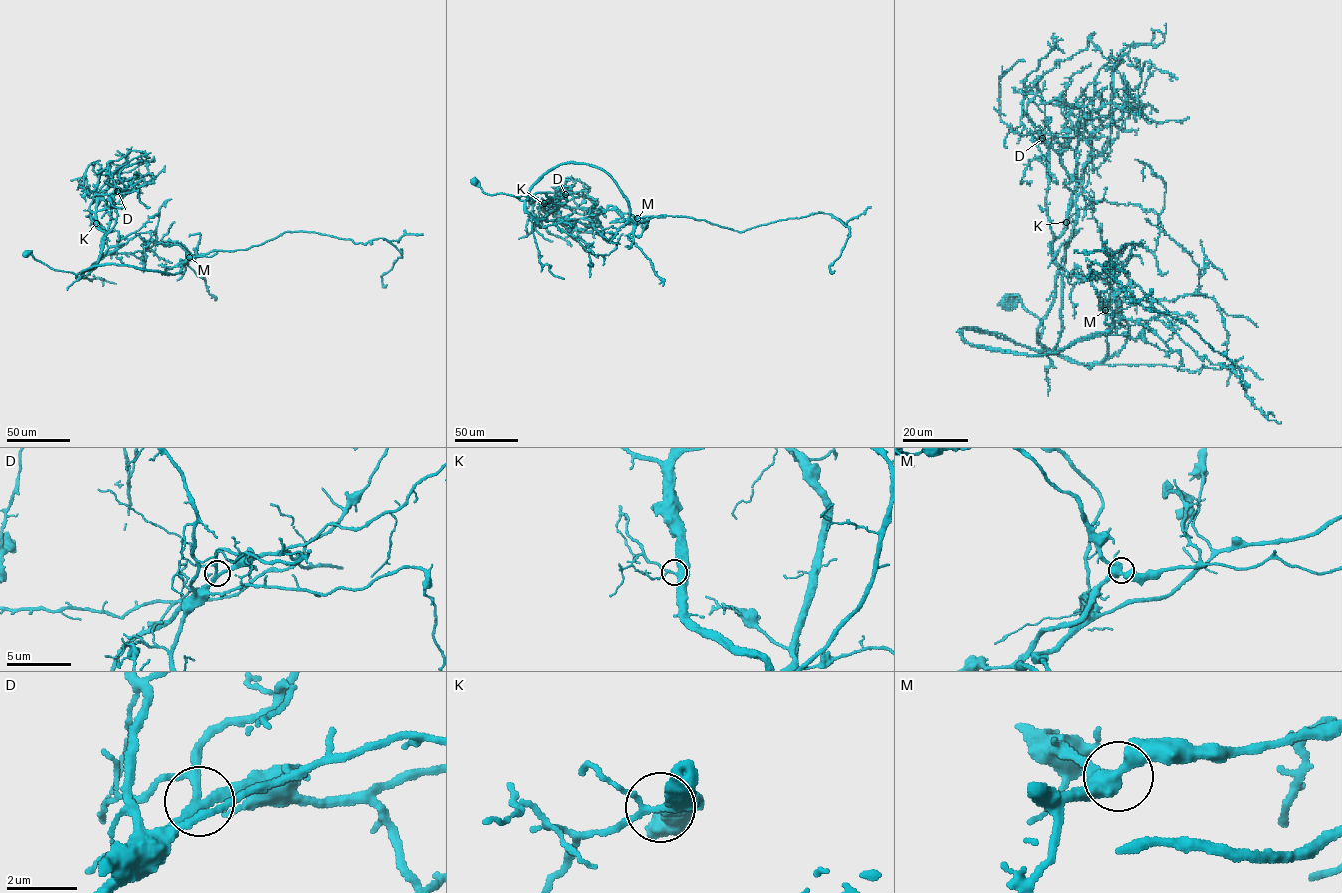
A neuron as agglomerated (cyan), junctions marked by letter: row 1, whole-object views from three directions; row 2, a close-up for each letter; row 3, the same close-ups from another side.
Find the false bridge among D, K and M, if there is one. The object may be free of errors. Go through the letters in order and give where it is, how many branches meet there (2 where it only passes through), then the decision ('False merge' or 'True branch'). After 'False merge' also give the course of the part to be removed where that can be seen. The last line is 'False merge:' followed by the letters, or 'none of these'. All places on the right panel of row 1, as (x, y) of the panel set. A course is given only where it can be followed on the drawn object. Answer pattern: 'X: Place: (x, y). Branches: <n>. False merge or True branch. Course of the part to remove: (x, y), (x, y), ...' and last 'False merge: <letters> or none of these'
D: Place: (1042, 138). Branches: 4. False merge. Course of the part to remove: (1042, 138), (1082, 183), (1055, 353), (958, 331), (973, 346), (1038, 355), (1115, 334), (1079, 273)
K: Place: (1066, 222). Branches: 5. True branch
M: Place: (1105, 310). Branches: 4. True branch
False merge: D

